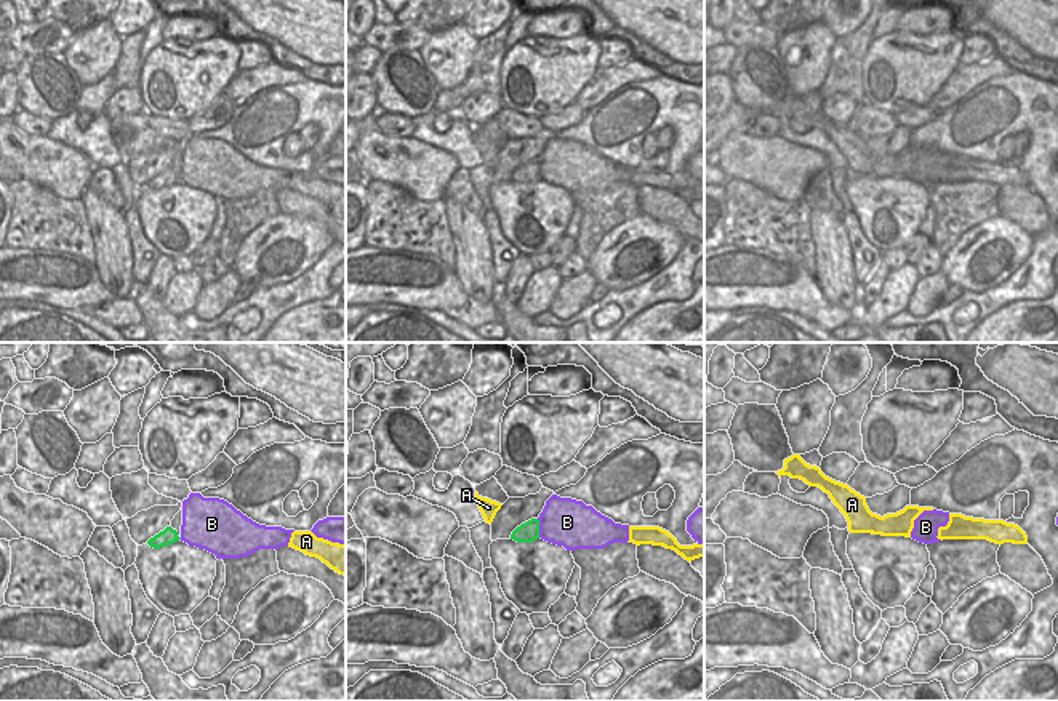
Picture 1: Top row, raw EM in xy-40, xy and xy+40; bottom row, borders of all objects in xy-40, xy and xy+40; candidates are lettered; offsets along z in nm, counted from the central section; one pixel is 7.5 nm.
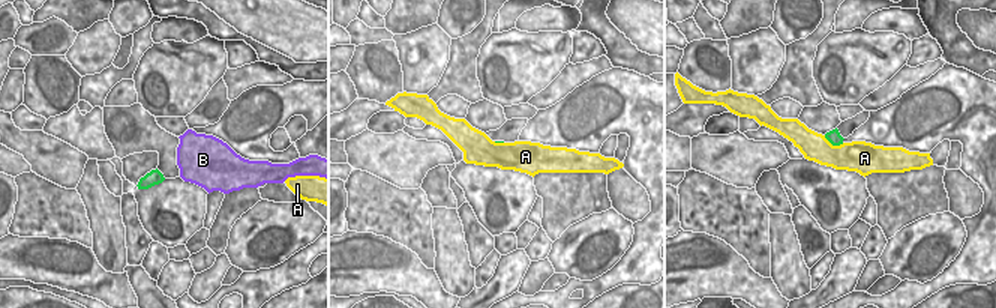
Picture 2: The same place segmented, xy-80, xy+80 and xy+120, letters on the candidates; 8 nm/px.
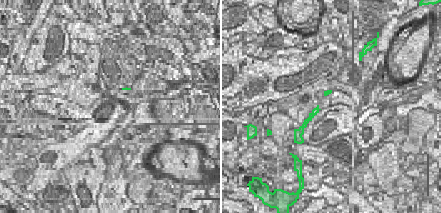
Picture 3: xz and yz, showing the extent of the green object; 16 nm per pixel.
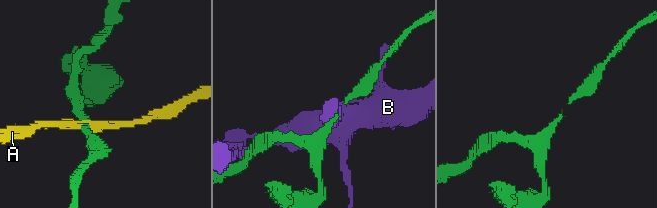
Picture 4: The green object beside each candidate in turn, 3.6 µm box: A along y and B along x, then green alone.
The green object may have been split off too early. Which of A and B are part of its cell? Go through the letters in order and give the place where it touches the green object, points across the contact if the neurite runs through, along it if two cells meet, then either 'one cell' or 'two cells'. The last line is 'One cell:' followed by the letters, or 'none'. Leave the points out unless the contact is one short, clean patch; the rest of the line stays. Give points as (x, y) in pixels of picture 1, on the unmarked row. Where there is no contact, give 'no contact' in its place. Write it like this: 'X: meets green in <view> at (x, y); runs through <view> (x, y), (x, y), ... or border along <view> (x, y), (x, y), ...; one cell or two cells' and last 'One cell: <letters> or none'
A: no contact; two cells
B: meets green in xy at (538, 170); border along xy (537, 160), (540, 178); two cells
One cell: none

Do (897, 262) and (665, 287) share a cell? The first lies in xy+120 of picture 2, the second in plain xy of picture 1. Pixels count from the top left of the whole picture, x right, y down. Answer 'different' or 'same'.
different

